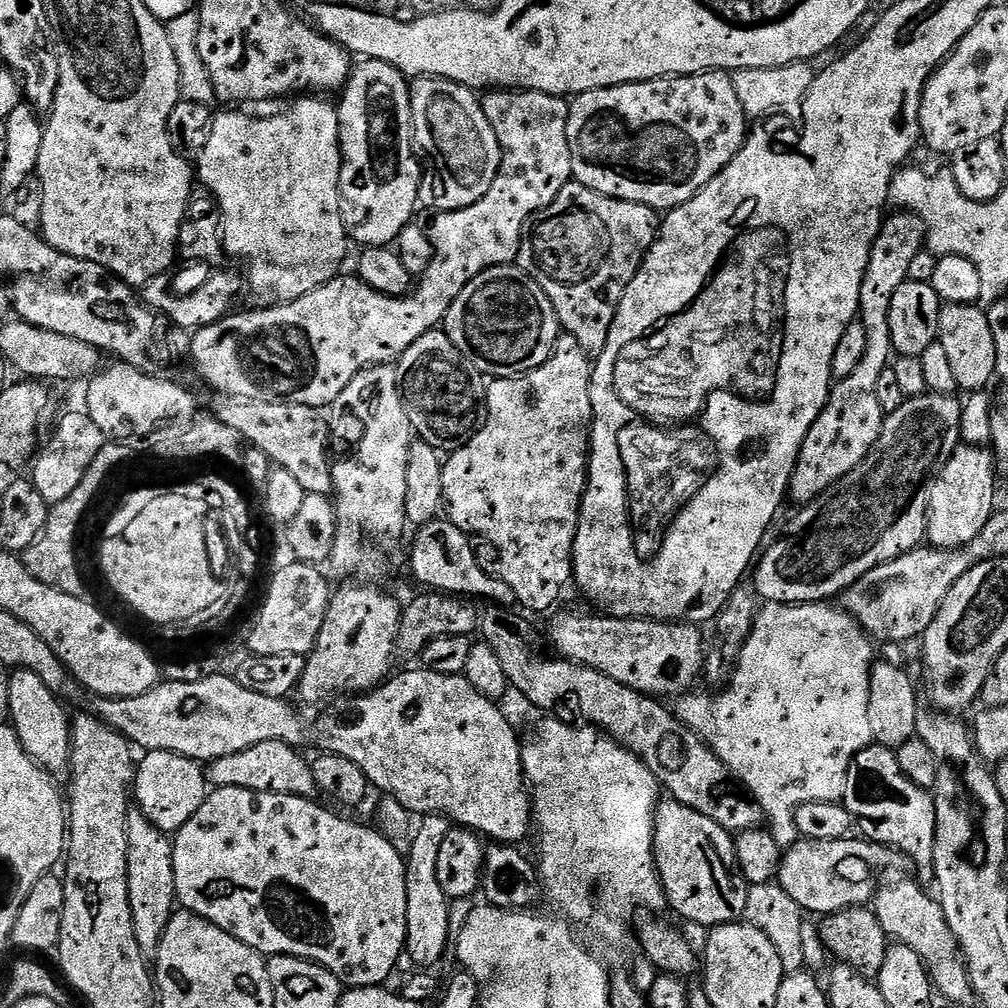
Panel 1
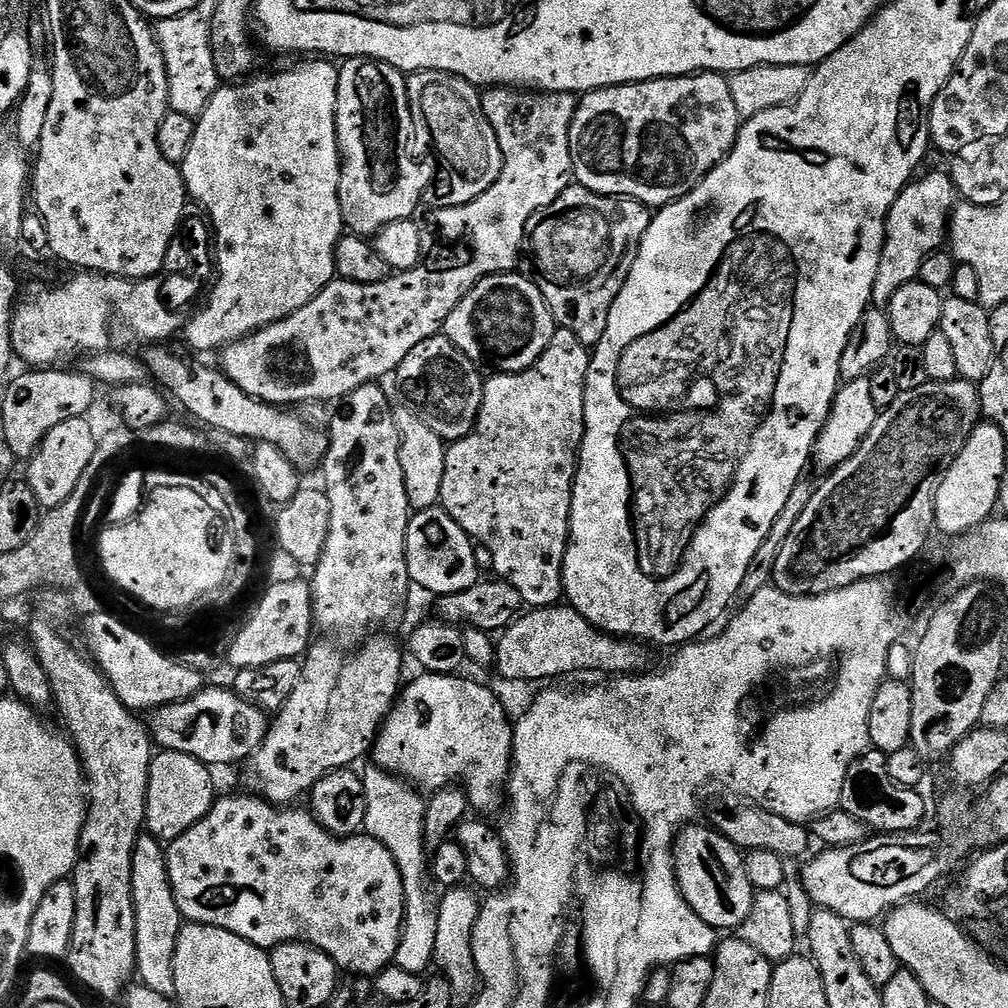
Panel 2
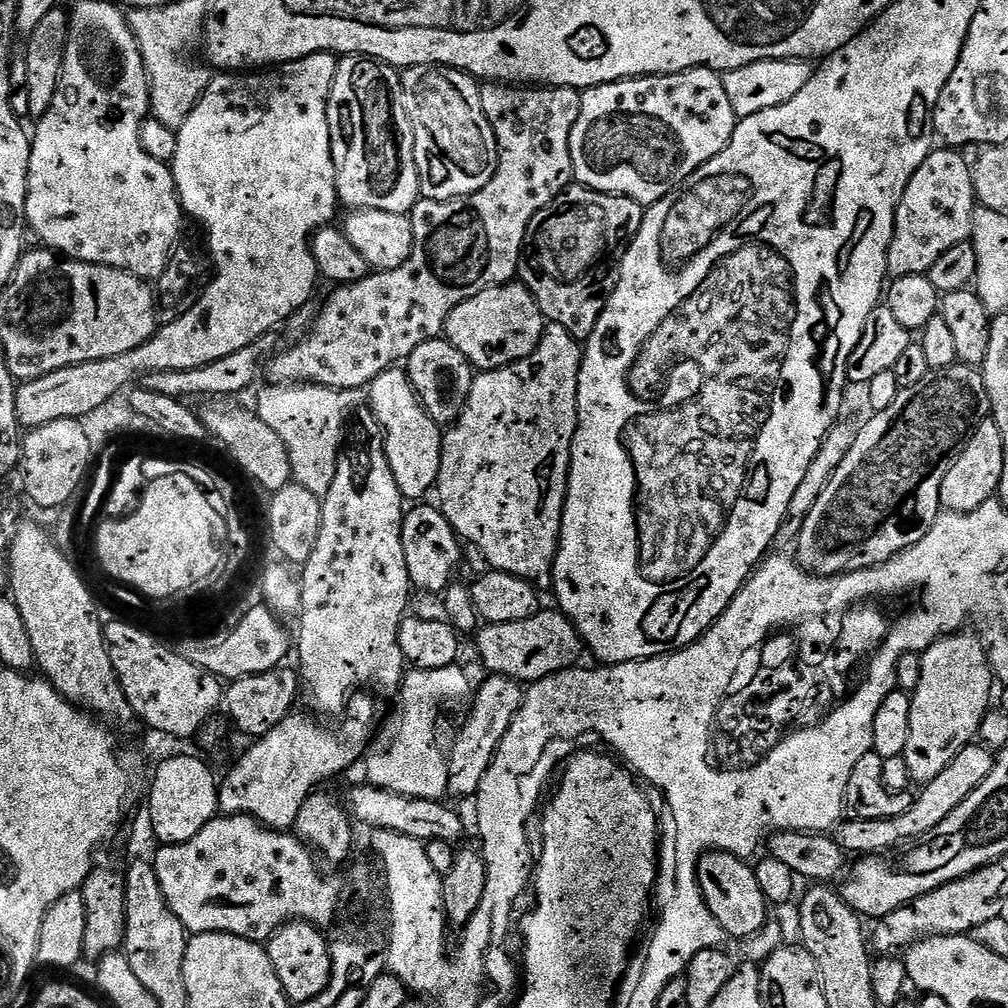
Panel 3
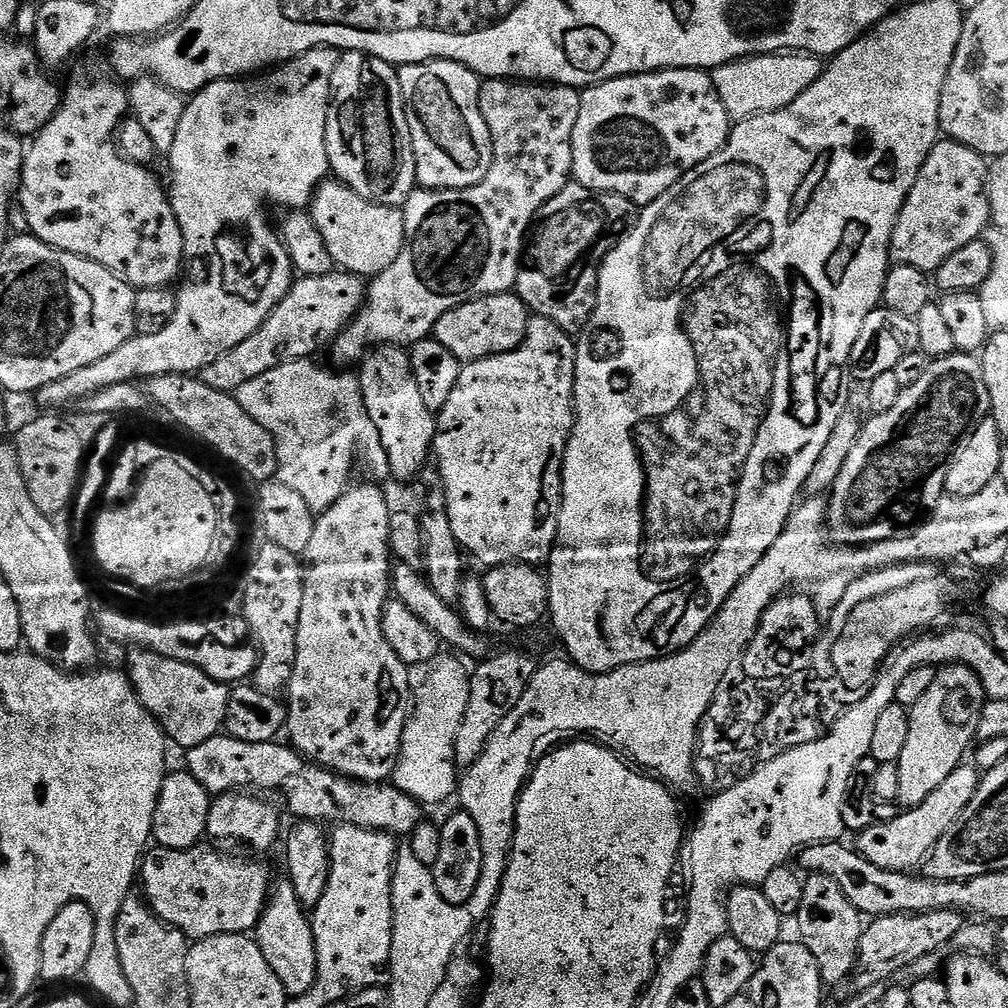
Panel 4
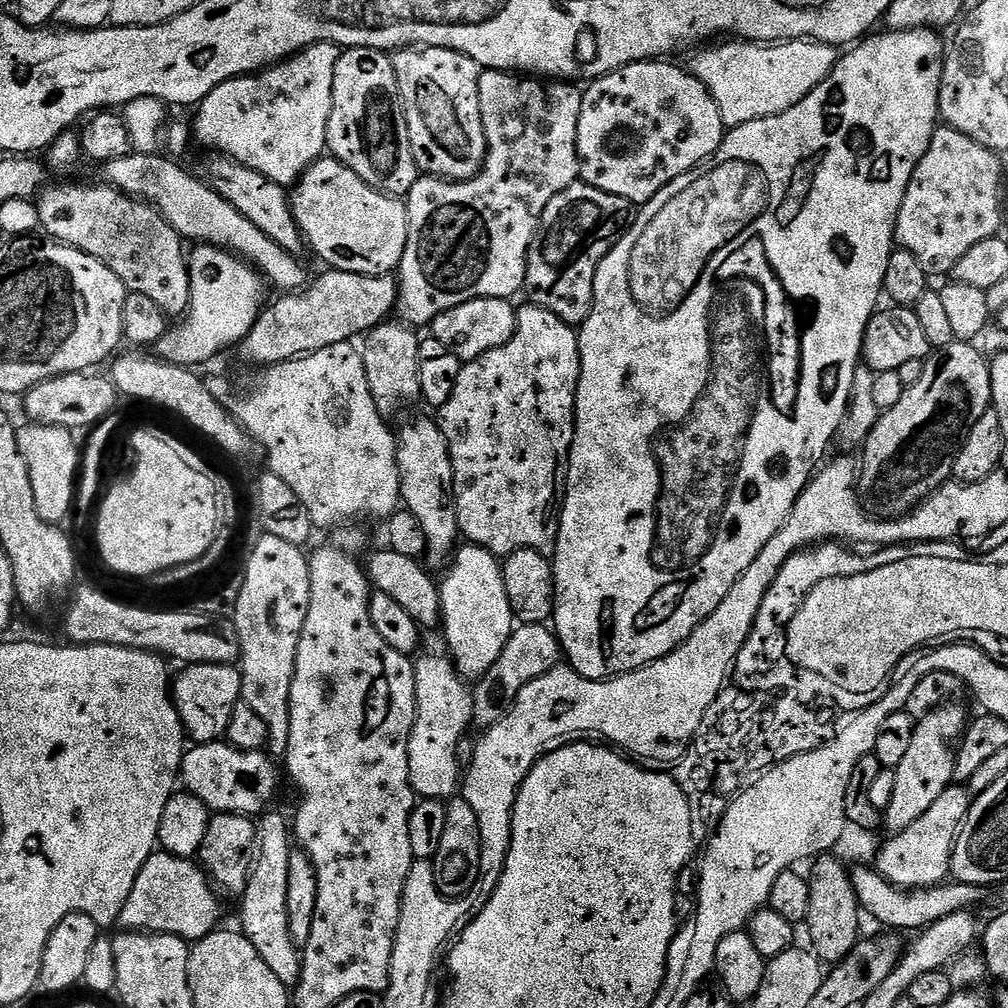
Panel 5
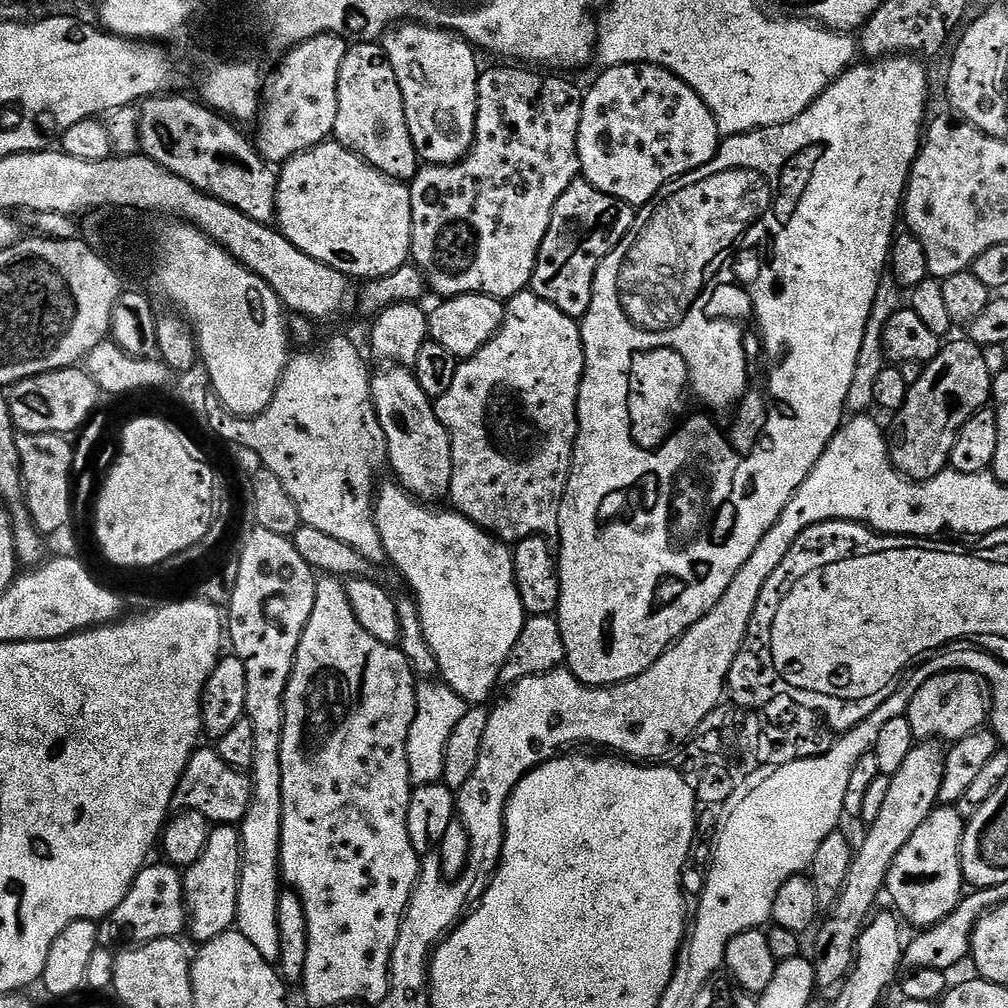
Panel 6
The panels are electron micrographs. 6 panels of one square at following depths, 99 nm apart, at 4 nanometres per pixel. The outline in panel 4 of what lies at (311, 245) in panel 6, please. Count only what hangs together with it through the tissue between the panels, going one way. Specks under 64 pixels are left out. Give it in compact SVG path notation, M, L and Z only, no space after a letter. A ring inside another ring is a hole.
M328 178L316 189L310 205L312 220L330 250L333 265L353 276L379 276L406 247L406 225L400 208L375 204L350 190L335 178Z

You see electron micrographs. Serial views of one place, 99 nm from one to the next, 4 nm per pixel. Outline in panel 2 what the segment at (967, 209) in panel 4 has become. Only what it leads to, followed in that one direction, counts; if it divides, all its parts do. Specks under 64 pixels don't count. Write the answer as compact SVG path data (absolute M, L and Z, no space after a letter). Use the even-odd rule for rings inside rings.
M947 171L928 172L922 176L913 179L900 191L894 206L890 206L888 211L882 258L878 258L878 274L872 291L872 304L881 310L887 309L890 298L894 298L902 286L919 277L922 262L926 262L930 254L941 251L948 238L952 209L958 203L956 183Z

